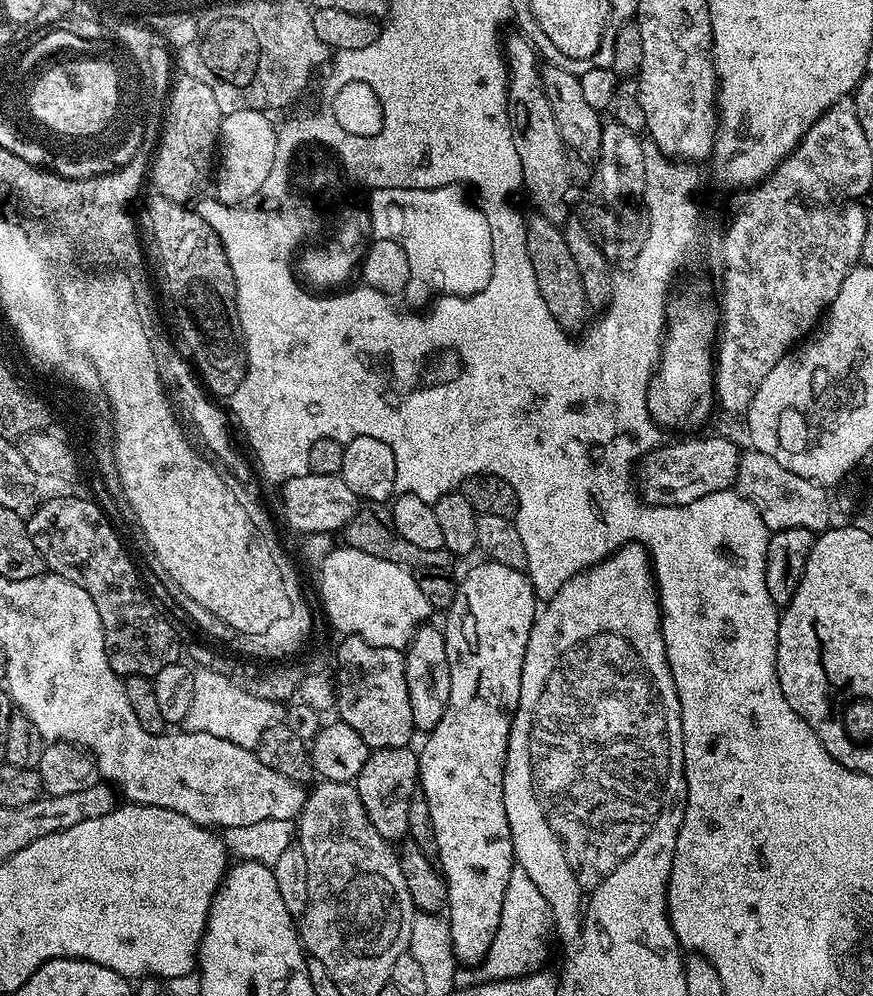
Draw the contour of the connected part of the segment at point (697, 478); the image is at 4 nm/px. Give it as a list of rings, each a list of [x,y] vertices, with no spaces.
[[[700,436],[681,444],[667,444],[649,452],[642,461],[642,496],[647,503],[682,506],[712,492],[729,491],[735,485],[742,448],[734,441],[724,436]]]

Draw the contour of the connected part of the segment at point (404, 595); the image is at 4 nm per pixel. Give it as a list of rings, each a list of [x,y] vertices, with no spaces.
[[[347,546],[333,547],[321,560],[324,561],[320,564],[320,600],[324,603],[329,622],[344,636],[361,636],[367,644],[379,648],[404,650],[412,635],[431,617],[428,615],[433,615],[434,609],[426,594],[422,594],[419,579],[409,569]]]

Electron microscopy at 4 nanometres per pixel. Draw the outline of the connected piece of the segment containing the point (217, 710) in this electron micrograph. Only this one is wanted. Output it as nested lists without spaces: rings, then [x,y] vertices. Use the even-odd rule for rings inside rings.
[[[197,667],[194,671],[194,698],[190,701],[190,714],[184,719],[183,731],[214,734],[214,738],[226,738],[243,748],[255,749],[260,735],[285,719],[284,708],[273,700],[256,696],[247,687],[239,686],[231,676]]]

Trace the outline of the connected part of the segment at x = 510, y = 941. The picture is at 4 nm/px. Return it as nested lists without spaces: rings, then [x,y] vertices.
[[[519,866],[513,867],[510,882],[504,895],[504,918],[502,921],[502,944],[504,940],[504,968],[511,979],[521,980],[545,967],[548,960],[548,947],[554,944],[552,908],[542,898],[542,890],[534,886],[530,874]]]

